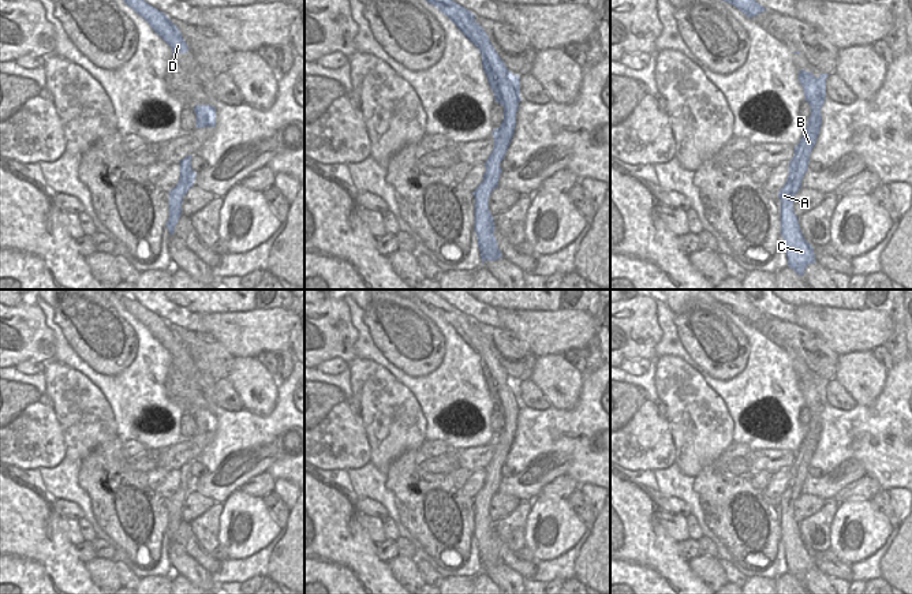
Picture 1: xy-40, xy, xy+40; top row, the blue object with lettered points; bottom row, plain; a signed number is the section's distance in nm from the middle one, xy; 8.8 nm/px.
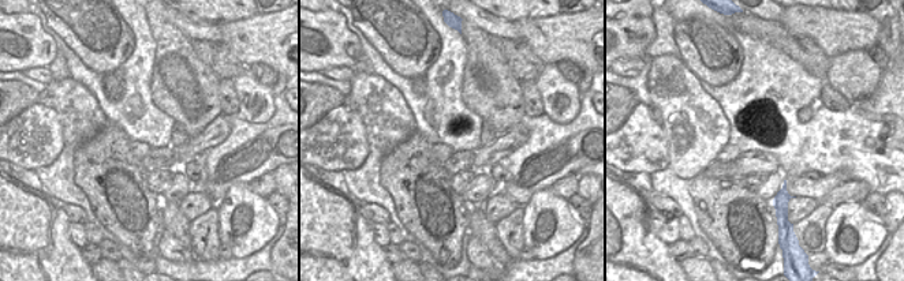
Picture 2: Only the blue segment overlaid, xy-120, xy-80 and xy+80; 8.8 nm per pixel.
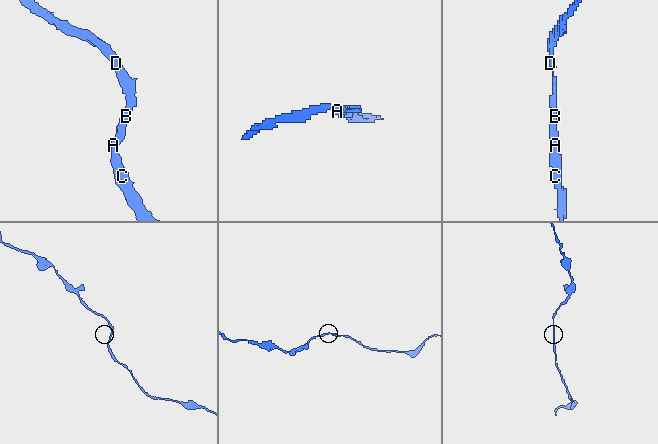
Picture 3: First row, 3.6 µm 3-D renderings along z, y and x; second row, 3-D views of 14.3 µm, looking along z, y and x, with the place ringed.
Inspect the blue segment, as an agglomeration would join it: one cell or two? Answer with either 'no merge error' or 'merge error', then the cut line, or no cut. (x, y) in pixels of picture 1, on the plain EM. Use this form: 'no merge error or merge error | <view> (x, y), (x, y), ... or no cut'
no merge error | no cut

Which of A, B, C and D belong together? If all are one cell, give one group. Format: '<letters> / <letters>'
A B C D

